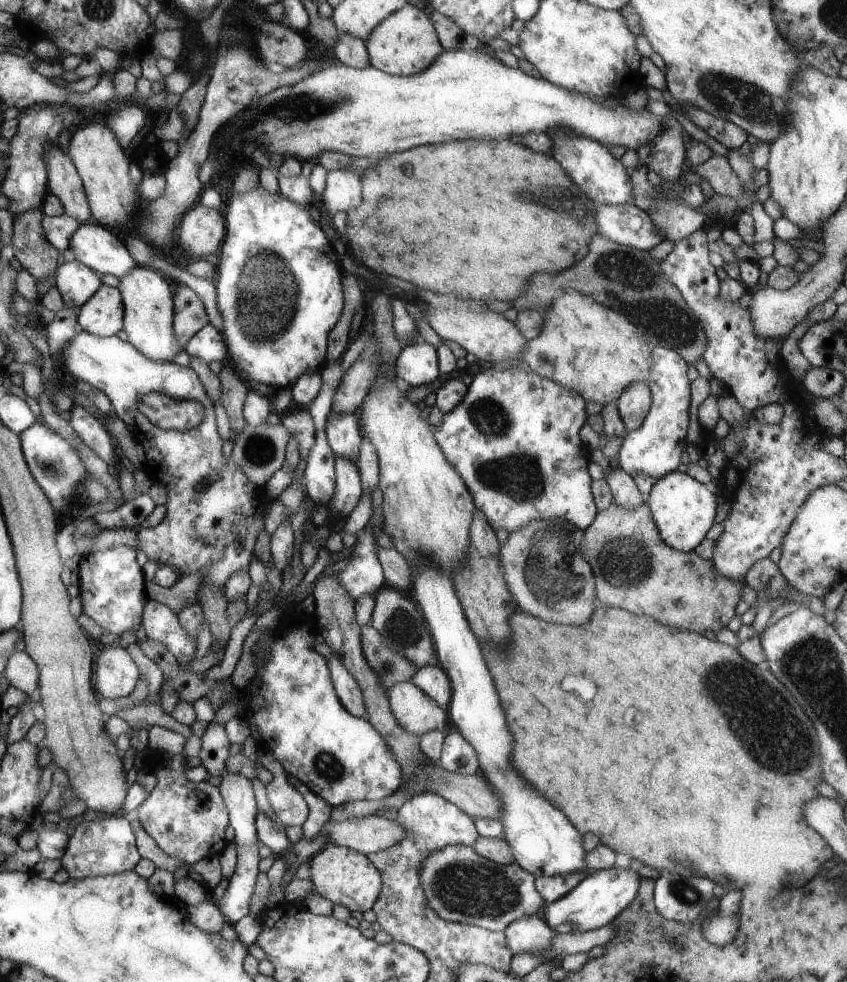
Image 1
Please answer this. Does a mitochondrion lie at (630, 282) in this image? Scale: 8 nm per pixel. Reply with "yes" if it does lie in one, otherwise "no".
yes

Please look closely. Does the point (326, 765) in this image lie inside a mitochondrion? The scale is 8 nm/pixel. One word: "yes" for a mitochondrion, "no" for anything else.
yes

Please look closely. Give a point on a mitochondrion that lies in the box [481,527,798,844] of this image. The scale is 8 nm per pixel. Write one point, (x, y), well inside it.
(623, 561)

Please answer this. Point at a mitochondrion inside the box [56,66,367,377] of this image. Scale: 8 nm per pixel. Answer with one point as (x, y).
(267, 298)

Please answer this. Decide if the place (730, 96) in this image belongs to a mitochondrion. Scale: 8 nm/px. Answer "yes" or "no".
yes

